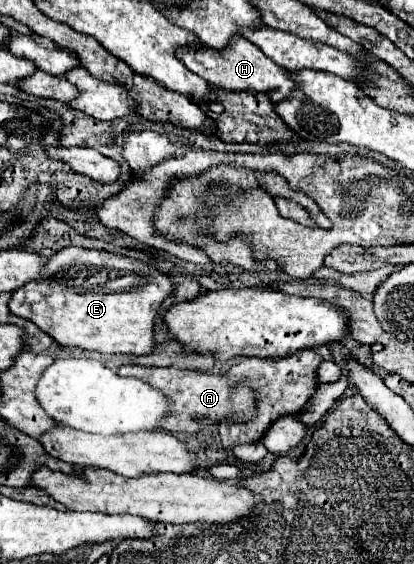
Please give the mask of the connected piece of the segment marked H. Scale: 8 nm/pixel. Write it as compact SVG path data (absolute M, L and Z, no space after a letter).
M235 35L229 45L221 51L215 49L205 49L201 45L197 47L181 47L177 49L177 59L195 75L203 77L207 83L215 85L215 87L223 87L229 91L257 91L257 93L267 93L269 99L273 103L283 101L285 97L289 97L289 93L293 91L293 81L289 79L289 71L283 71L279 65L275 65L273 61L269 61L269 57L265 57L261 51L255 49L253 43L245 41L245 37Z

